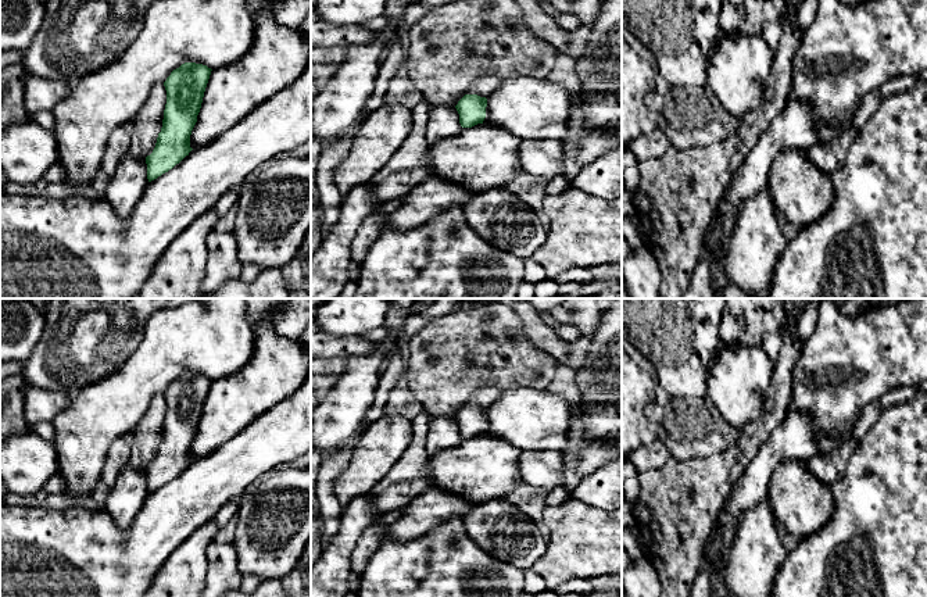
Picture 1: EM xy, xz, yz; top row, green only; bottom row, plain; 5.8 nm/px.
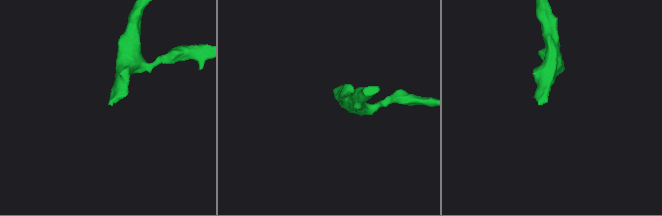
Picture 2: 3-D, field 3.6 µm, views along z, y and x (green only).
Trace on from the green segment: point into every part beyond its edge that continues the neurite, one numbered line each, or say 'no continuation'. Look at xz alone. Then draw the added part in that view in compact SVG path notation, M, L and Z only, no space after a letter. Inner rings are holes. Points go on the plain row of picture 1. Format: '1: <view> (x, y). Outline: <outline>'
1: xz (482, 397). Outline: M480 387L473 392L466 405L477 405L486 408L495 403L501 396L501 392L495 387Z

